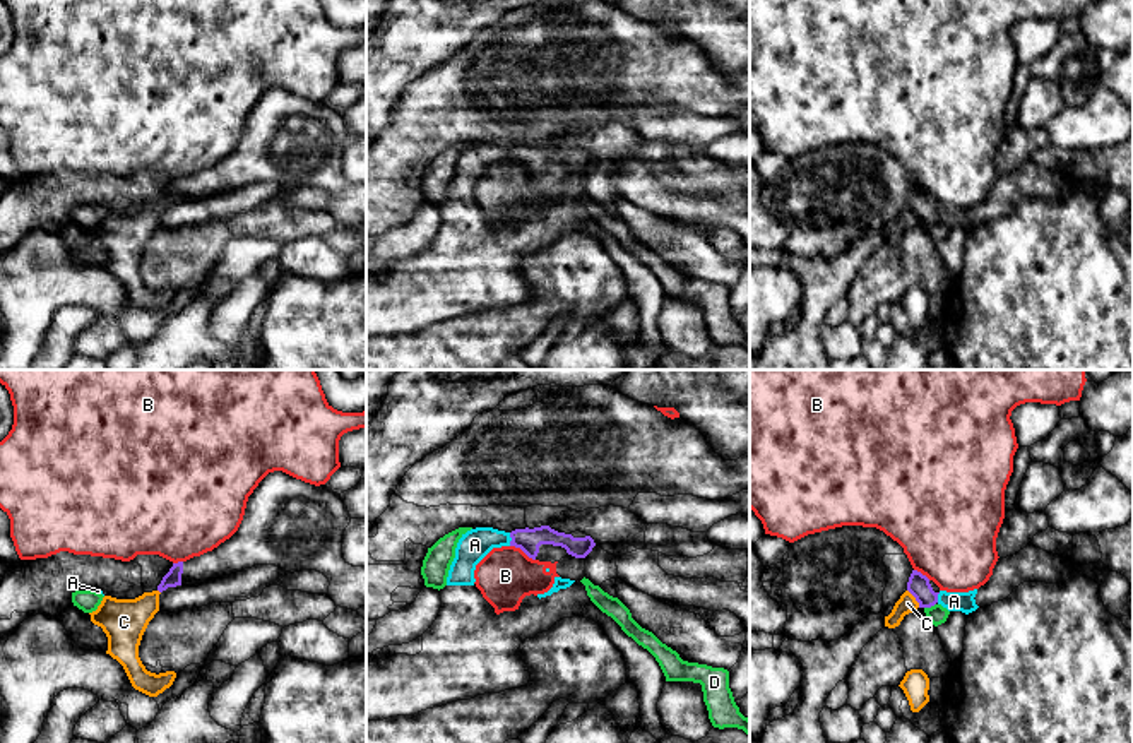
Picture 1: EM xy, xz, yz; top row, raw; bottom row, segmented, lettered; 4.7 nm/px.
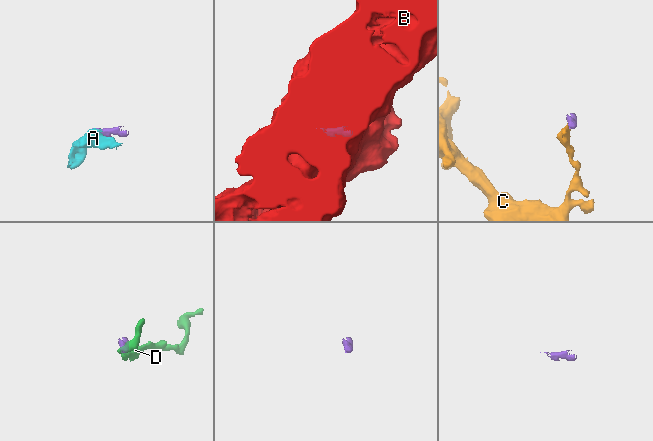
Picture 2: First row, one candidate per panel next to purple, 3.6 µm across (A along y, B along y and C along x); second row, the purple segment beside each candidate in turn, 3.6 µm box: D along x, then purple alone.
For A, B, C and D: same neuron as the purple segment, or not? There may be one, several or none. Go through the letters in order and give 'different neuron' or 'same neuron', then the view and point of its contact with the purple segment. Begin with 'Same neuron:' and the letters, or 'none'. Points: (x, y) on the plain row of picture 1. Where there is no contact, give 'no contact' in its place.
Same neuron: A
A: same neuron; meets purple in xz at (512, 156)
B: different neuron; meets purple in xz at (522, 166)
C: different neuron; meets purple in yz at (914, 213)
D: different neuron; meets purple in yz at (930, 223)

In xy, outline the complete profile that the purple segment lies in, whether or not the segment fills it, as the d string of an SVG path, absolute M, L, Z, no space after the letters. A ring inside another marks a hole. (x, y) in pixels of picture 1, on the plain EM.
M269 89L248 113L238 147L212 168L173 180L157 207L276 181L291 190L323 190L335 223L356 228L366 221L366 183L344 176L342 152L349 139L342 115L325 101Z

